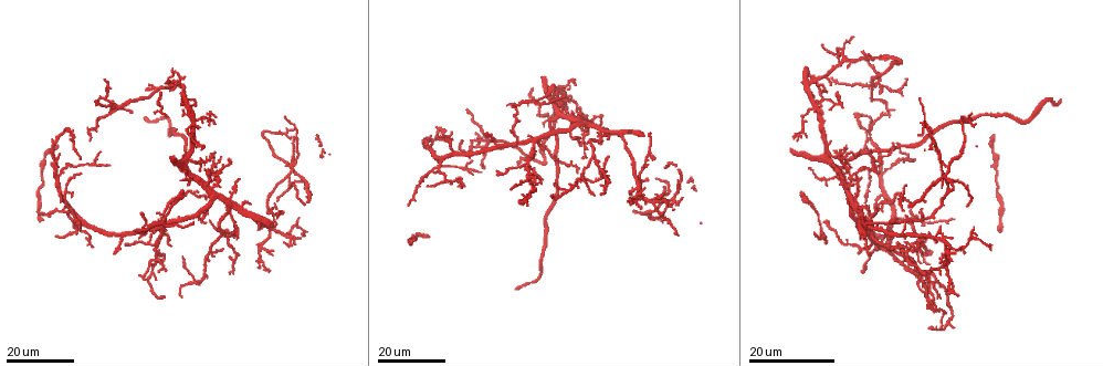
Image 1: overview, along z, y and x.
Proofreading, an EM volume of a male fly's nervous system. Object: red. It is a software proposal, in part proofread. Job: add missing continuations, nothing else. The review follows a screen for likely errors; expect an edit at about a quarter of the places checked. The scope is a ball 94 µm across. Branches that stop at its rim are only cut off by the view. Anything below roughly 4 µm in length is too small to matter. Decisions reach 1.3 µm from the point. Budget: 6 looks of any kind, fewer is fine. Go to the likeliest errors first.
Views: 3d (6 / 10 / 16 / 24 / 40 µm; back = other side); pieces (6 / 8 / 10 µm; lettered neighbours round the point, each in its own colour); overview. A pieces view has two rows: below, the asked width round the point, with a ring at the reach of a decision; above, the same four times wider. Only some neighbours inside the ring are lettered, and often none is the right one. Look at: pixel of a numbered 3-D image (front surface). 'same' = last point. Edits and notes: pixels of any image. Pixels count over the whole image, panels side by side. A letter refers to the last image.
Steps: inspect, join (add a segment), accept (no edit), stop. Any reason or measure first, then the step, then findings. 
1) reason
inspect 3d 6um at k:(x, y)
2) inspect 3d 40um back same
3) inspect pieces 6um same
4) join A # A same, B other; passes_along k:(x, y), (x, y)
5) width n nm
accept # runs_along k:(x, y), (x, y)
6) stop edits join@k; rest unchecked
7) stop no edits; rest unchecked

tapers out
inspect 3d 16um at 1:(293, 130)

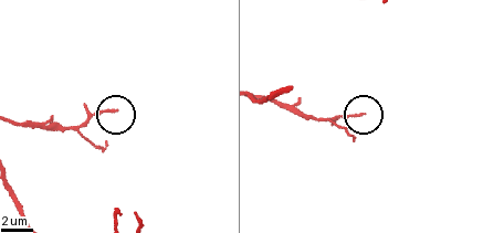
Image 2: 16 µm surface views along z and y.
inspect pieces 6um at 2:(116, 109)

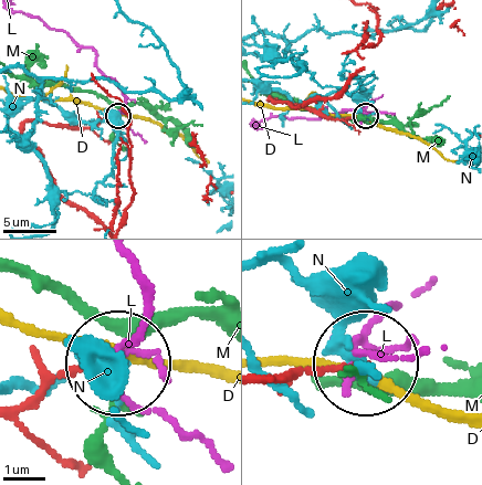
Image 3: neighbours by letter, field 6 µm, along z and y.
accept # D other, L other, M other, N other; none of them fits

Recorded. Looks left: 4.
tapers out
inspect 3d 16um at 1:(588, 116)

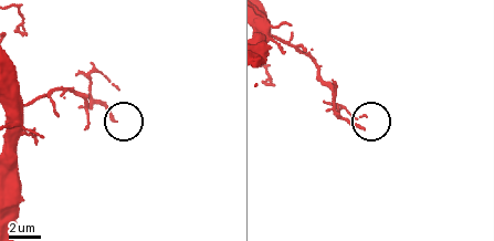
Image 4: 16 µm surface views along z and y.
inspect pieces 8um at 4:(361, 127)

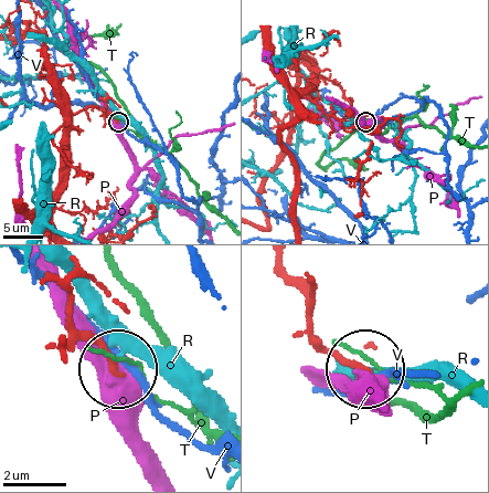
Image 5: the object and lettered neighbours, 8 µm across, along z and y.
accept # P other, R other, T other, V other; runs_along 5:(277, 270), (322, 342), (360, 363); none of them fits

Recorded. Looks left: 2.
an open end
inspect 3d 16um at 1:(126, 242)

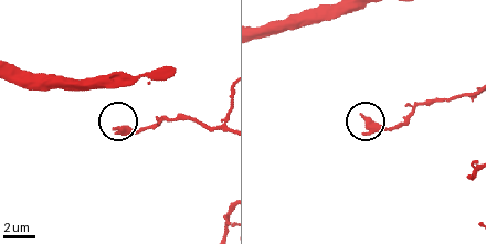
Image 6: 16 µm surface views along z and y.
inspect pieces 8um at 6:(116, 129)

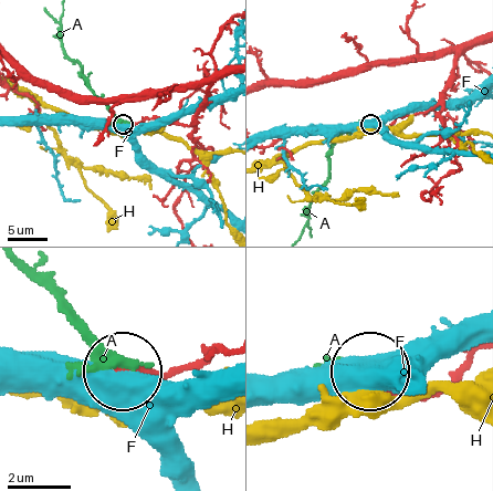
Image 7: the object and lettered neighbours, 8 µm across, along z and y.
accept # A other, F other, H other; runs_along 7:(227, 350), (171, 373), (126, 373); no lettered segment goes on from it

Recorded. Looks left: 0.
stop no edits; rest unchecked

